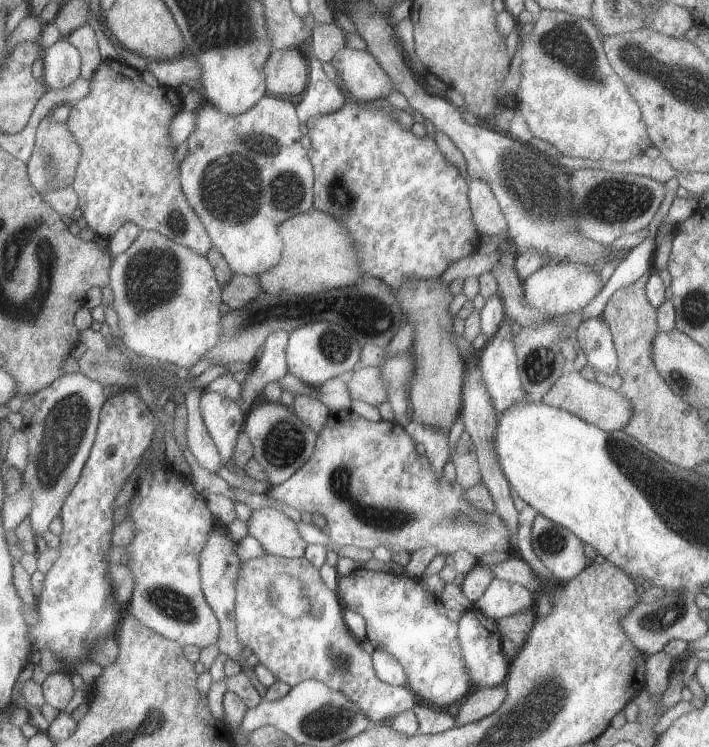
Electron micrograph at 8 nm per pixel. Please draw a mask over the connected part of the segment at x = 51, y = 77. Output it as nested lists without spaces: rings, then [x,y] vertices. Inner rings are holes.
[[[60,37],[43,53],[43,80],[48,89],[62,89],[81,76],[81,56],[76,46]]]

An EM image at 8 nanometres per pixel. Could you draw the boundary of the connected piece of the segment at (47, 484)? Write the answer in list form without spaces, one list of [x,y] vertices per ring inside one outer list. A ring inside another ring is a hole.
[[[78,371],[65,373],[30,395],[19,409],[23,416],[21,431],[28,440],[28,466],[22,471],[22,476],[24,484],[32,490],[29,516],[37,537],[44,537],[49,531],[50,523],[60,514],[66,496],[76,486],[90,456],[106,399],[104,386]]]

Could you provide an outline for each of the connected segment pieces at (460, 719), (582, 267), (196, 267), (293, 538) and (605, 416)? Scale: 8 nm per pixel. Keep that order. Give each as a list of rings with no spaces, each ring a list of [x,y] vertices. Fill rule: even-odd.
[[[506,684],[492,688],[474,688],[460,701],[461,706],[456,710],[456,725],[475,723],[496,712],[506,700],[506,689]]]
[[[560,262],[560,264],[547,264],[540,270],[536,270],[532,276],[522,281],[524,300],[540,312],[546,312],[548,316],[557,317],[566,313],[583,310],[596,294],[600,294],[604,288],[604,282],[600,278],[600,271],[586,266],[586,264],[572,264],[572,262]]]
[[[141,230],[128,250],[113,257],[109,282],[113,292],[113,307],[120,320],[122,340],[128,349],[145,357],[147,361],[170,362],[184,373],[216,344],[220,344],[220,304],[223,301],[221,286],[208,259],[192,252],[190,248],[176,244],[159,232]]]
[[[263,508],[253,510],[246,526],[248,534],[256,538],[267,553],[294,559],[302,558],[307,546],[296,523],[280,510]]]
[[[577,371],[565,372],[552,384],[540,402],[571,412],[574,416],[579,416],[584,422],[593,424],[604,432],[622,431],[622,428],[632,418],[632,404],[628,400],[624,400],[622,394],[618,394],[618,391],[610,390],[596,381],[587,380]]]

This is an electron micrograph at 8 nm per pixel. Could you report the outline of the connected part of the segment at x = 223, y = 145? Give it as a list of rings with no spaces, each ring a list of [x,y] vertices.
[[[267,92],[250,110],[238,116],[228,116],[210,103],[199,105],[193,113],[196,124],[187,139],[188,154],[180,163],[180,188],[233,274],[259,277],[280,262],[282,242],[278,239],[278,224],[313,208],[314,169],[300,143],[303,135],[296,107],[289,98]]]

